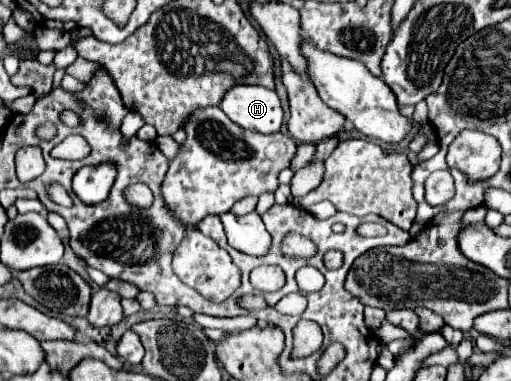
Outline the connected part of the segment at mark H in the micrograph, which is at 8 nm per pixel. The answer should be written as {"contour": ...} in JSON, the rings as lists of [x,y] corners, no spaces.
{"contour":[[[236,86],[230,88],[220,108],[242,128],[272,134],[280,132],[284,112],[274,90],[264,86]]]}

